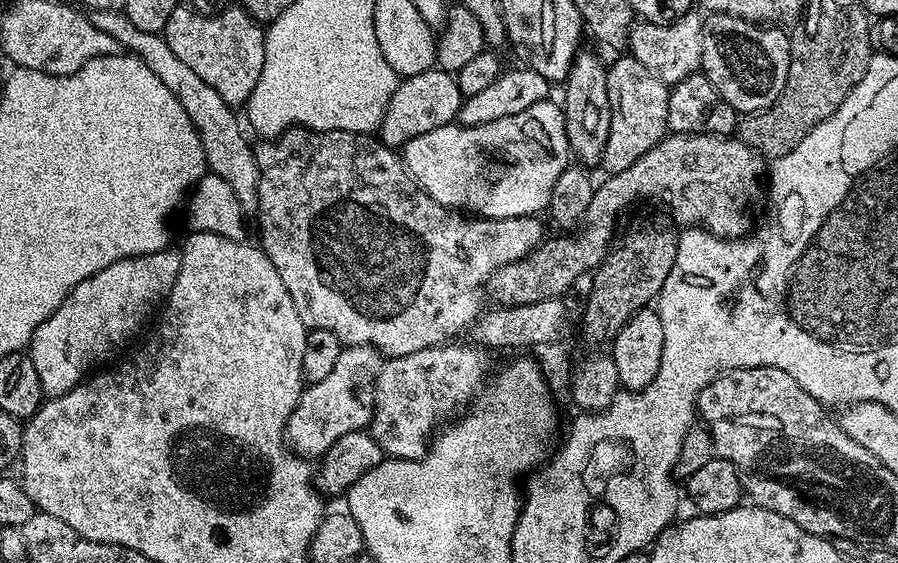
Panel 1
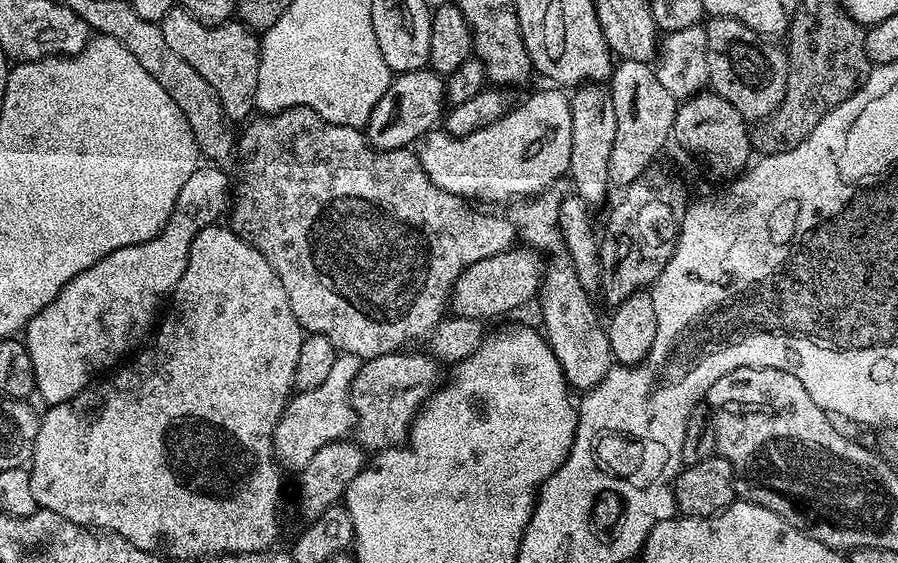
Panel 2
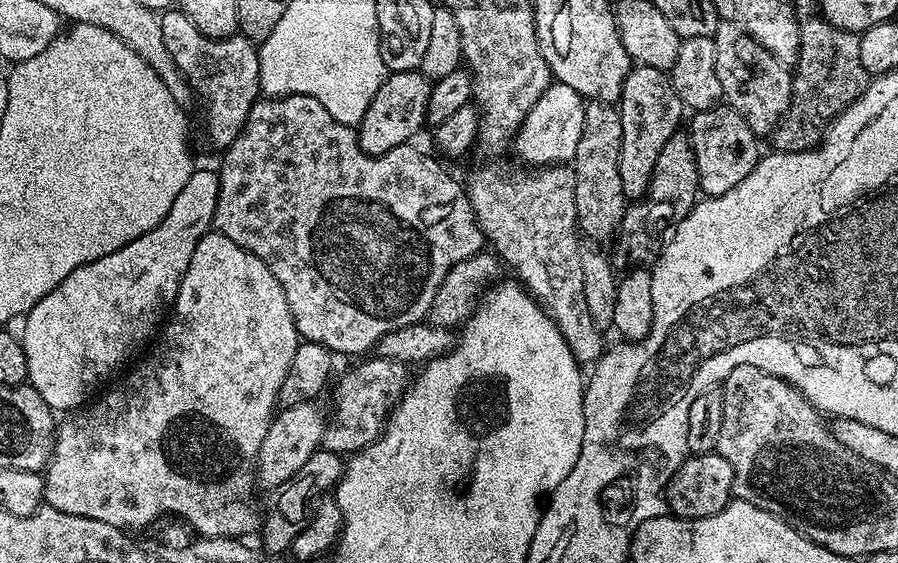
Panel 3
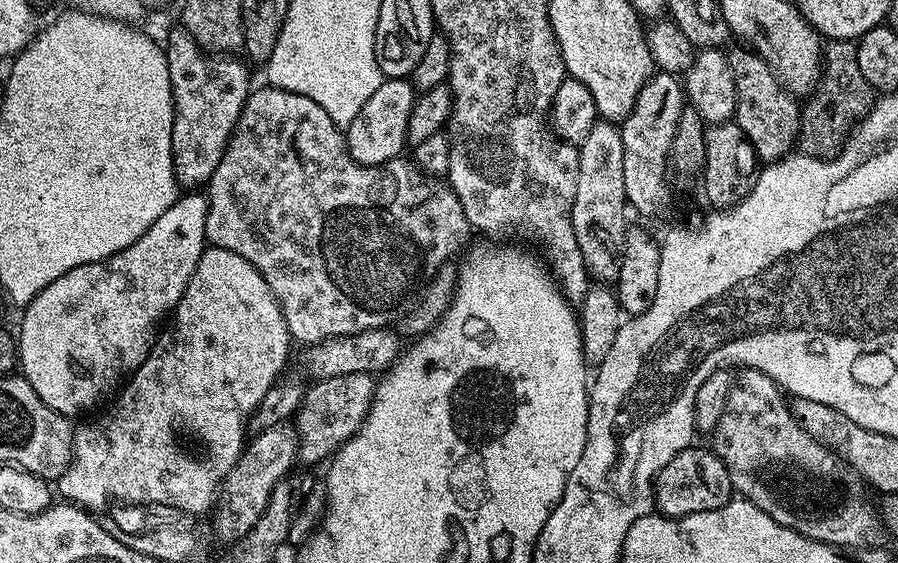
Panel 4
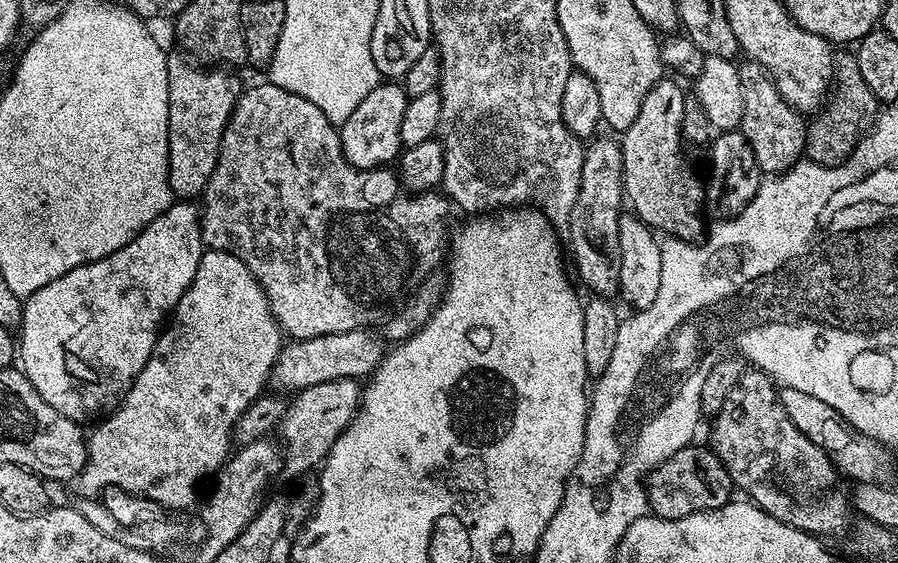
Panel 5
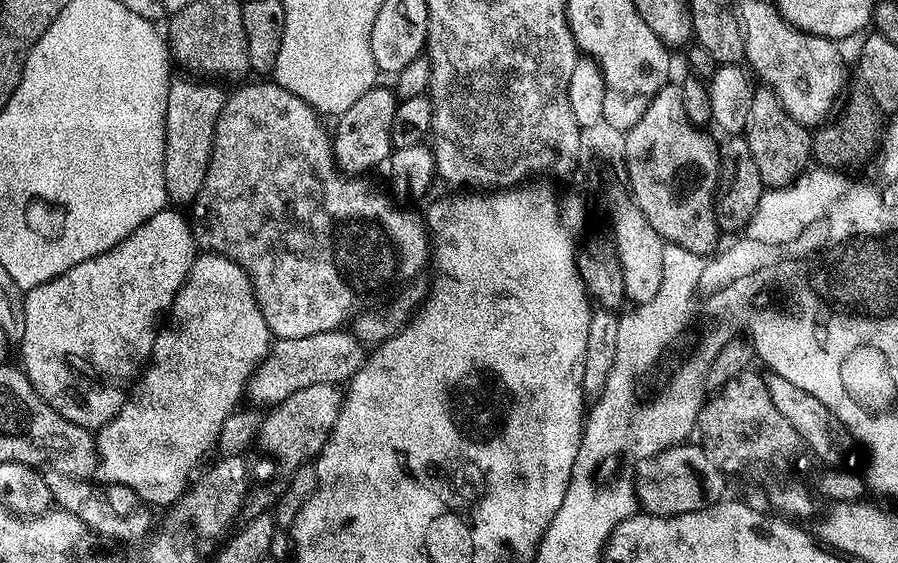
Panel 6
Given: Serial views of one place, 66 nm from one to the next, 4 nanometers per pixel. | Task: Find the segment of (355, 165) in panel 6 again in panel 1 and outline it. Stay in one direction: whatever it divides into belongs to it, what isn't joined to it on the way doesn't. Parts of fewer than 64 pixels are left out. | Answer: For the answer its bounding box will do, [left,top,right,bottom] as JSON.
[378,66,461,150]

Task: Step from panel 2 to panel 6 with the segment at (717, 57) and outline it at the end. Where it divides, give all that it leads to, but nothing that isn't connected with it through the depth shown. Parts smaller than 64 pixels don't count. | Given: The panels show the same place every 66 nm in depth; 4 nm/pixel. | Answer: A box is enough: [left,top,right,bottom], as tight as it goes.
[746,86,814,189]

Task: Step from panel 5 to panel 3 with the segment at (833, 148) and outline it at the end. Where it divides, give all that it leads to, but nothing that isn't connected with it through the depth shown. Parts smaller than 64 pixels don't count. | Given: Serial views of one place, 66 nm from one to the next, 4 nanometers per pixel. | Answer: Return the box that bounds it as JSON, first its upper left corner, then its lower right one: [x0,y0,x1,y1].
[770,15,870,152]

